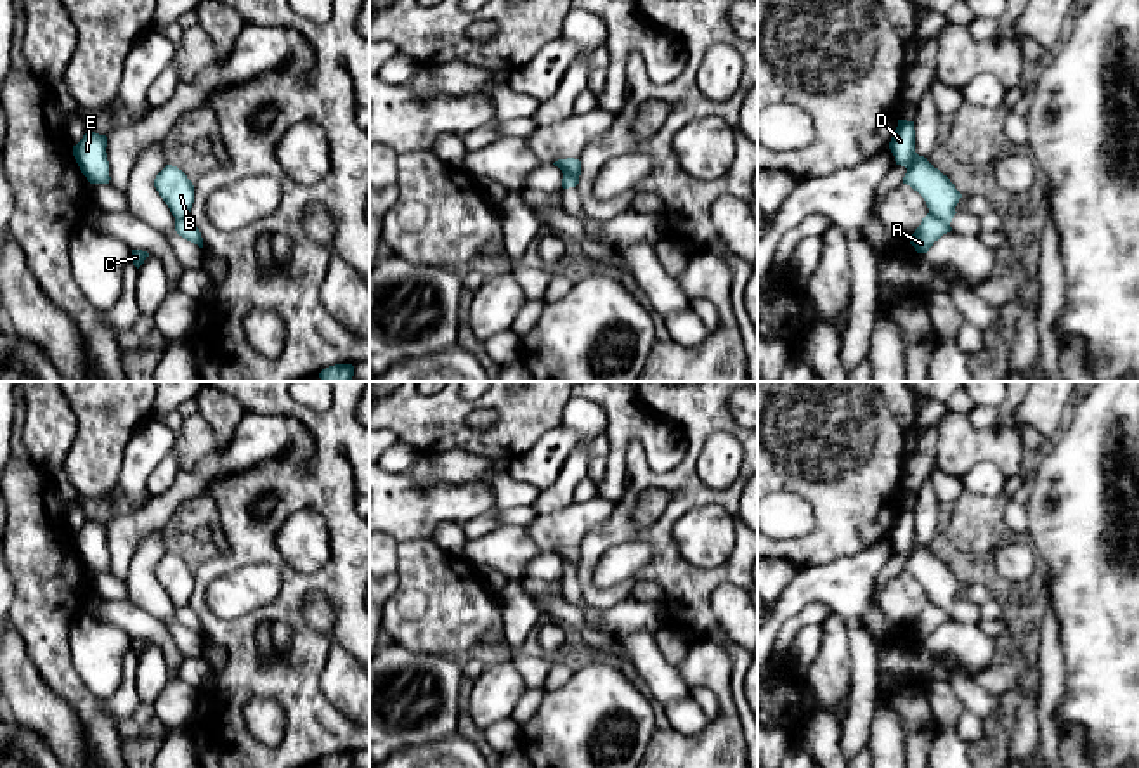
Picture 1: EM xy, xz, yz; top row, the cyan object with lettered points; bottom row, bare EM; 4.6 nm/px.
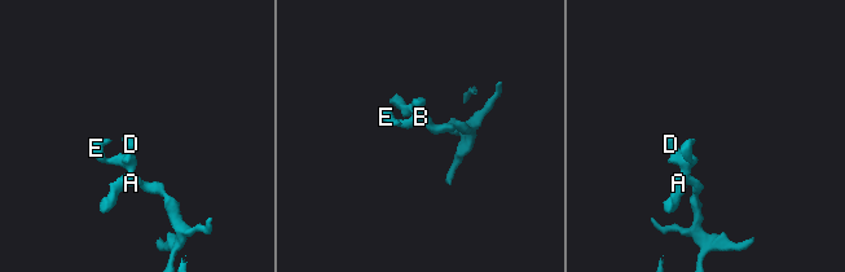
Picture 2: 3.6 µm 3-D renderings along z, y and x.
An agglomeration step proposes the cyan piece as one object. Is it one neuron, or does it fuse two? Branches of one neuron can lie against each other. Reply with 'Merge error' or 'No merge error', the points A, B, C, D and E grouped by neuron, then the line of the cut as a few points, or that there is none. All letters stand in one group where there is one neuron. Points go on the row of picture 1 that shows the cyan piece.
Merge error. Groups: A C / B D E. Split along yz (930, 212), (949, 224)

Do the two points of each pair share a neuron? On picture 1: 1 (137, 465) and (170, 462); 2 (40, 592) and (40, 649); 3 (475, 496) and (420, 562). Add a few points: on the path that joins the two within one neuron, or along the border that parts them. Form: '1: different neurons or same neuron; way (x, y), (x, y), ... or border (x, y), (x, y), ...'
1: different neurons; border (172, 446), (148, 479), (149, 494)
2: same neuron; way (40, 605), (40, 635)
3: different neurons; border (430, 538), (404, 540), (401, 543)

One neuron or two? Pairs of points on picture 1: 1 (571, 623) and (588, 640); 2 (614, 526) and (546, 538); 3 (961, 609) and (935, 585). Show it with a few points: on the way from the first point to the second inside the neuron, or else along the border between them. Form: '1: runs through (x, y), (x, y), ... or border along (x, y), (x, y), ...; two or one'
1: runs through (574, 626), (585, 637); one
2: border along (616, 503), (611, 515), (593, 527), (578, 546); two
3: runs through (954, 605), (942, 592); one

